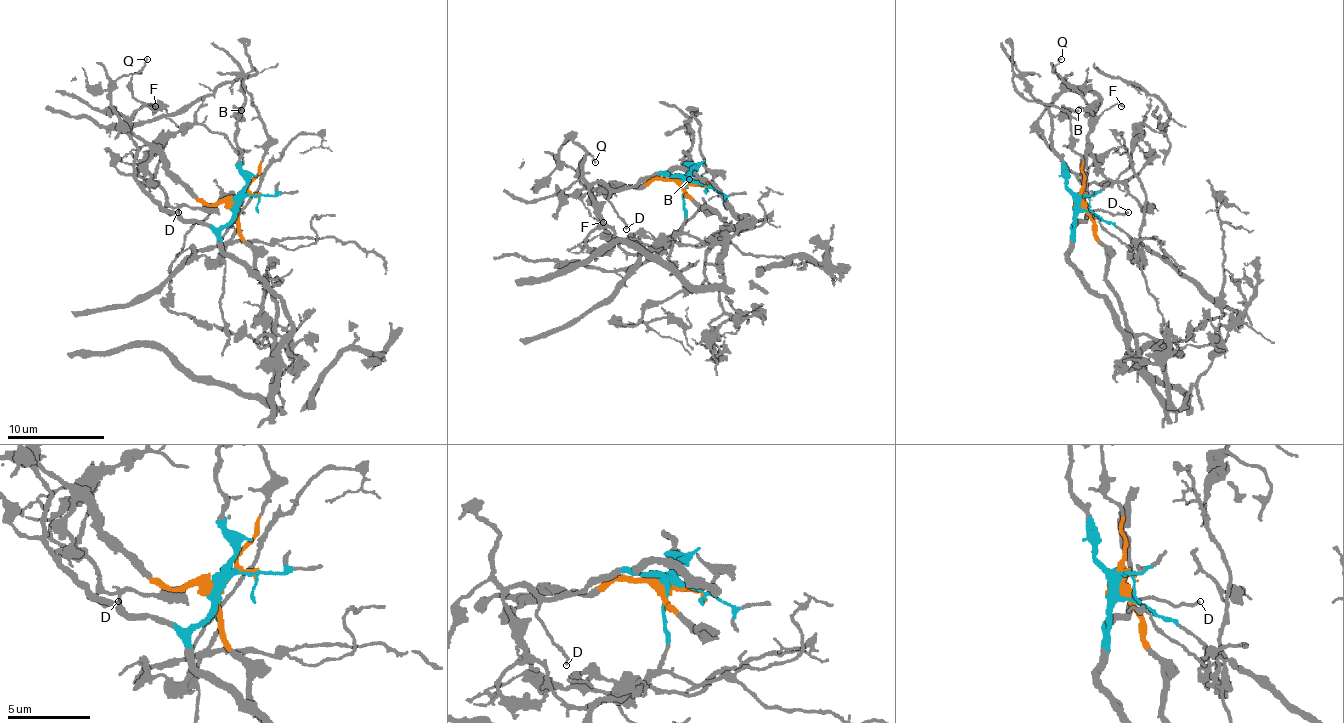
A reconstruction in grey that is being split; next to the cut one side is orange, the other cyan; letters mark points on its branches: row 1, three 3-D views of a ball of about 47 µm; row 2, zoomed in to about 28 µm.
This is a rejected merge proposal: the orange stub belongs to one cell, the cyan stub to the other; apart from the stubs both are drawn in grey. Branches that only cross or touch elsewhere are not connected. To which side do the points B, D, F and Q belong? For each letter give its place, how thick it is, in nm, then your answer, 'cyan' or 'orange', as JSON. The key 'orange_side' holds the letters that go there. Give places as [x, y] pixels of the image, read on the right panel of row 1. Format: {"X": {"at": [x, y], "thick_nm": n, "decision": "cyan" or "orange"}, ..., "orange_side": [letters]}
{"B": {"at": [1078, 110], "thick_nm": 180, "decision": "cyan"}, "D": {"at": [1128, 212], "thick_nm": 180, "decision": "cyan"}, "F": {"at": [1121, 106], "thick_nm": 170, "decision": "orange"}, "Q": {"at": [1061, 59], "thick_nm": 120, "decision": "orange"}, "orange_side": ["F", "Q"]}

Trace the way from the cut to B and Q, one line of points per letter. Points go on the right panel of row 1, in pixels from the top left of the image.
B: (1080, 201), (1068, 187), (1068, 172), (1051, 141), (1051, 121), (1078, 109)
Q: (1080, 201), (1085, 192), (1090, 104), (1053, 68), (1061, 58)

